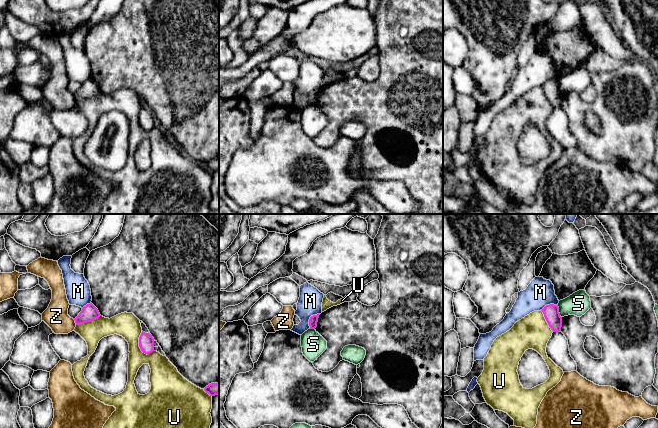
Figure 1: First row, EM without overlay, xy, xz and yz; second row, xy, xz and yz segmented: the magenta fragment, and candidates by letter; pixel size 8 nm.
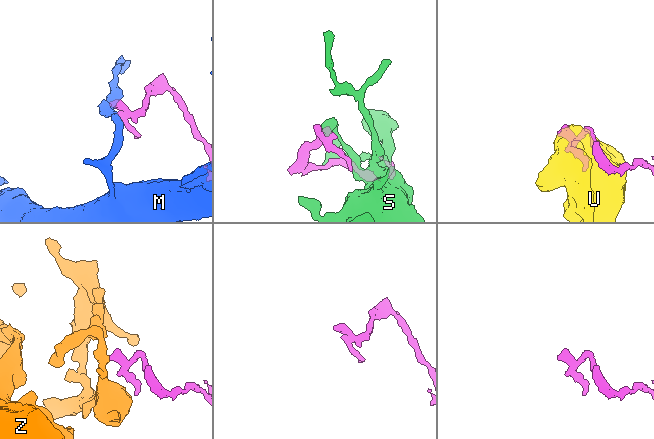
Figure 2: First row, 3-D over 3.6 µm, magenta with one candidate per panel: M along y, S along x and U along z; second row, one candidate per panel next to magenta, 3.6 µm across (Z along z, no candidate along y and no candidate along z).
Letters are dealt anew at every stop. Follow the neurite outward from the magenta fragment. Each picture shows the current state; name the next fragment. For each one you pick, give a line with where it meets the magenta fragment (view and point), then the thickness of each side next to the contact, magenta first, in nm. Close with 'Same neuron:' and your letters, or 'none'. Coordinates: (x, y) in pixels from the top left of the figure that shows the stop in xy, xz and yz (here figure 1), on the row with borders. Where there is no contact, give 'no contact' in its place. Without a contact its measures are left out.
Same neuron: none

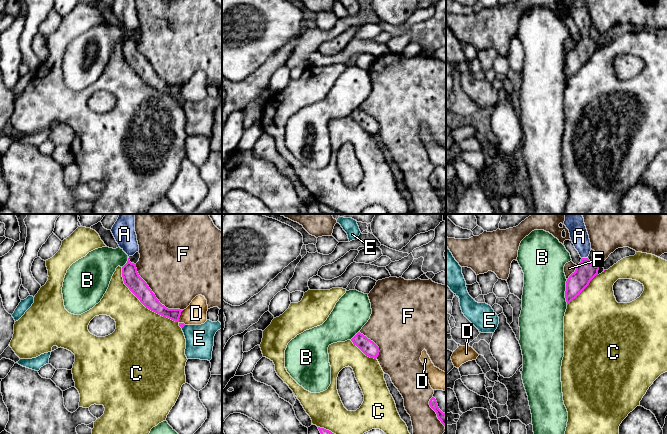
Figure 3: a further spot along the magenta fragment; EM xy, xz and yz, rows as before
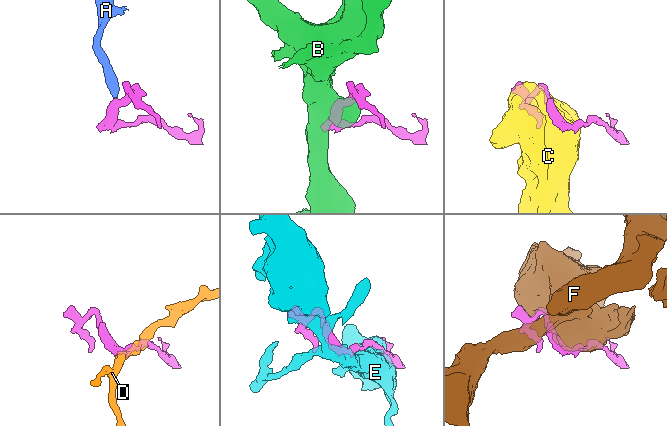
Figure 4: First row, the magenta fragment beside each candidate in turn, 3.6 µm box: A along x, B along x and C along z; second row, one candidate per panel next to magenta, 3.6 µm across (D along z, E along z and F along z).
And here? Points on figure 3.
A: yz (584, 258) | 160/150 nm
Same neuron: A

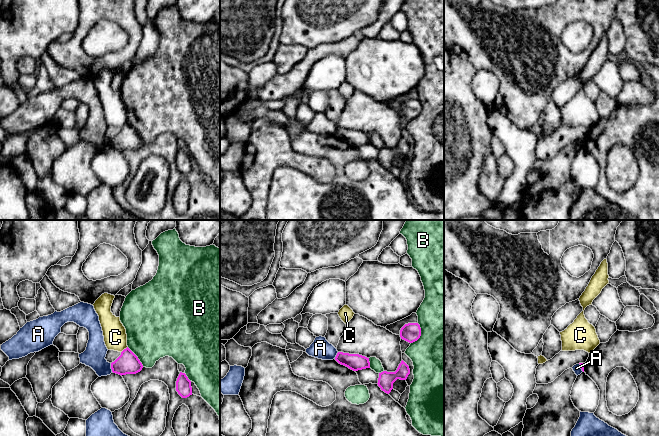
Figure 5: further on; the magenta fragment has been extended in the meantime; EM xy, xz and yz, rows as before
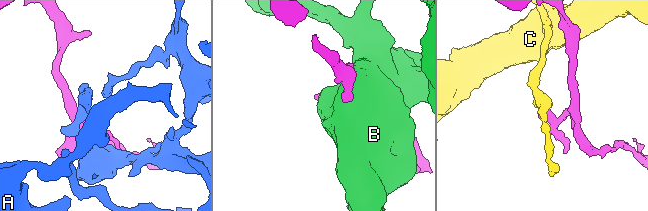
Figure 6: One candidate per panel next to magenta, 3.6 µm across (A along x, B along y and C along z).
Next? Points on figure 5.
Same neuron: none

